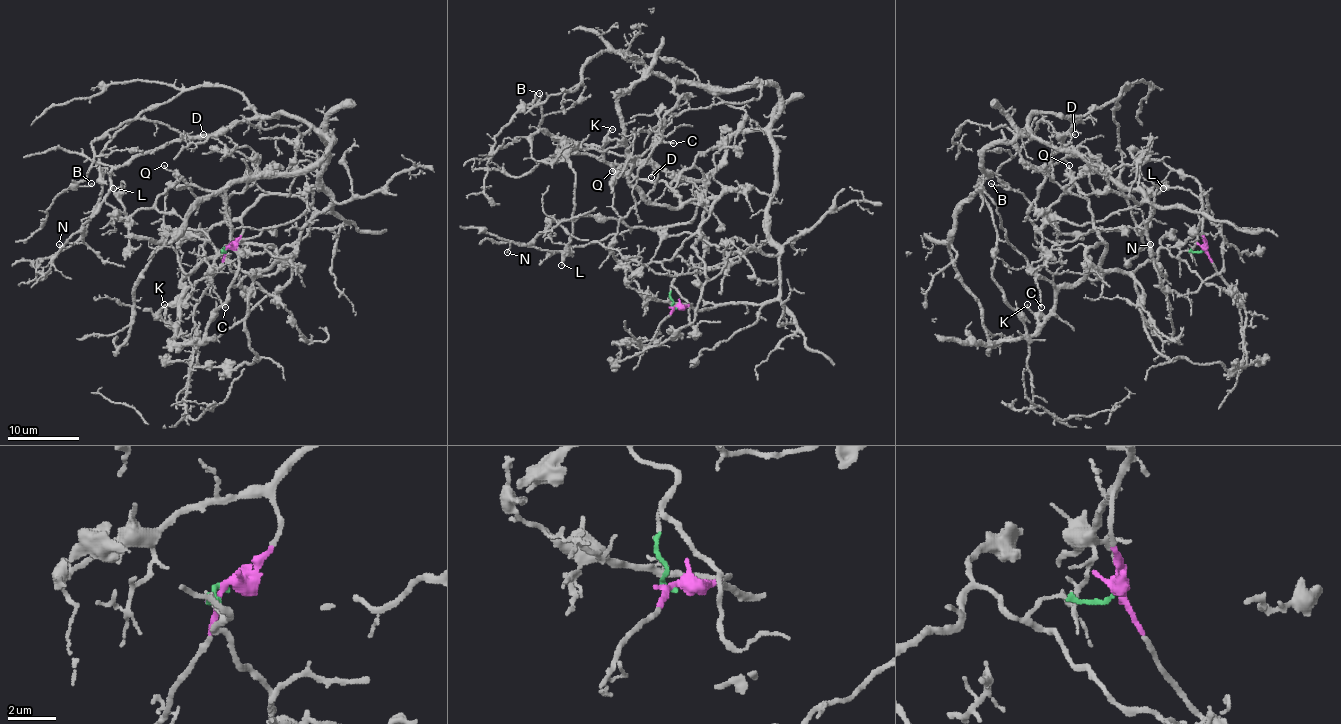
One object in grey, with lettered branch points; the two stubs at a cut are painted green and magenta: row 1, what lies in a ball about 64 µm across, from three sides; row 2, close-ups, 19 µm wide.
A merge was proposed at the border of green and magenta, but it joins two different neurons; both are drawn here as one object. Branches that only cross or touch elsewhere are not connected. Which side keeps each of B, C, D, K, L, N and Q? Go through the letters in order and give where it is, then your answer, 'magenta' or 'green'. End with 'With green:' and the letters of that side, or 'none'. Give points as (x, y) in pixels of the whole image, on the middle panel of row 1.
B: (539, 93) | magenta
C: (673, 143) | green
D: (651, 177) | magenta
K: (612, 129) | green
L: (561, 265) | green
N: (507, 252) | magenta
Q: (612, 171) | green
With green: C, K, L, Q

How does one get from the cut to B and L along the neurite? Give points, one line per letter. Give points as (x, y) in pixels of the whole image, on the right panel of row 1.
B: (1204, 247), (1204, 195), (1156, 207), (1030, 132), (1073, 116), (1062, 135), (1043, 119), (991, 184)
L: (1204, 247), (1102, 272), (1073, 180), (1046, 218), (1106, 220), (1163, 187)

